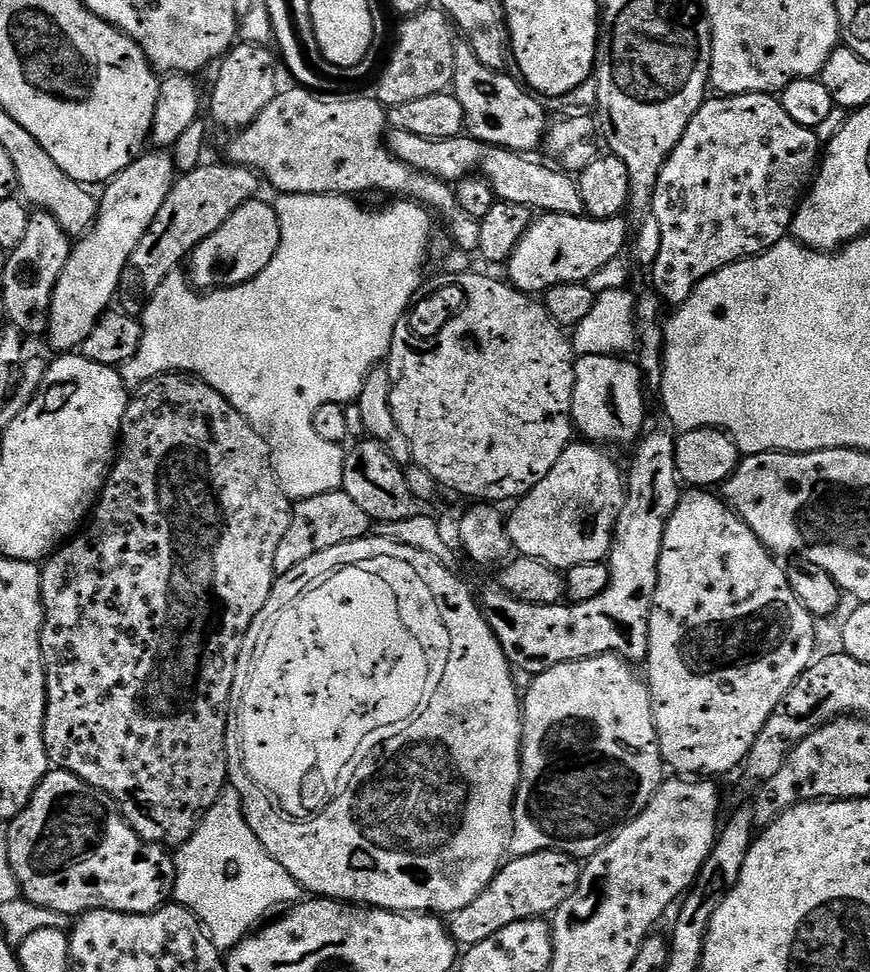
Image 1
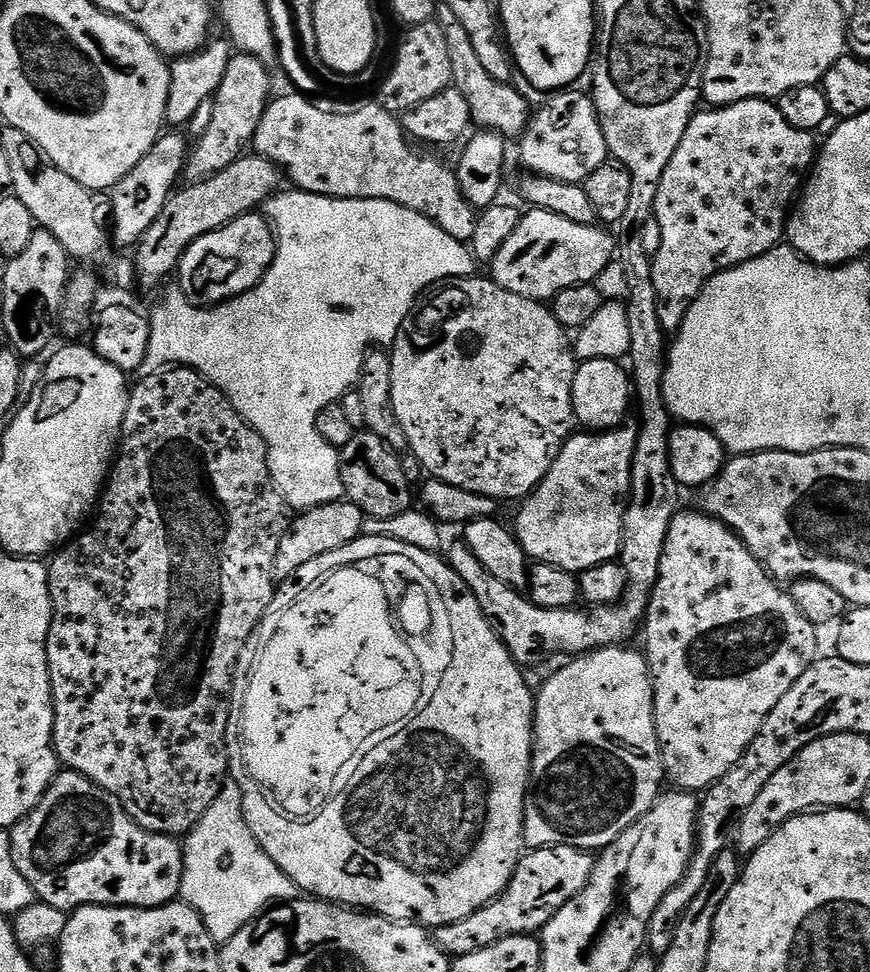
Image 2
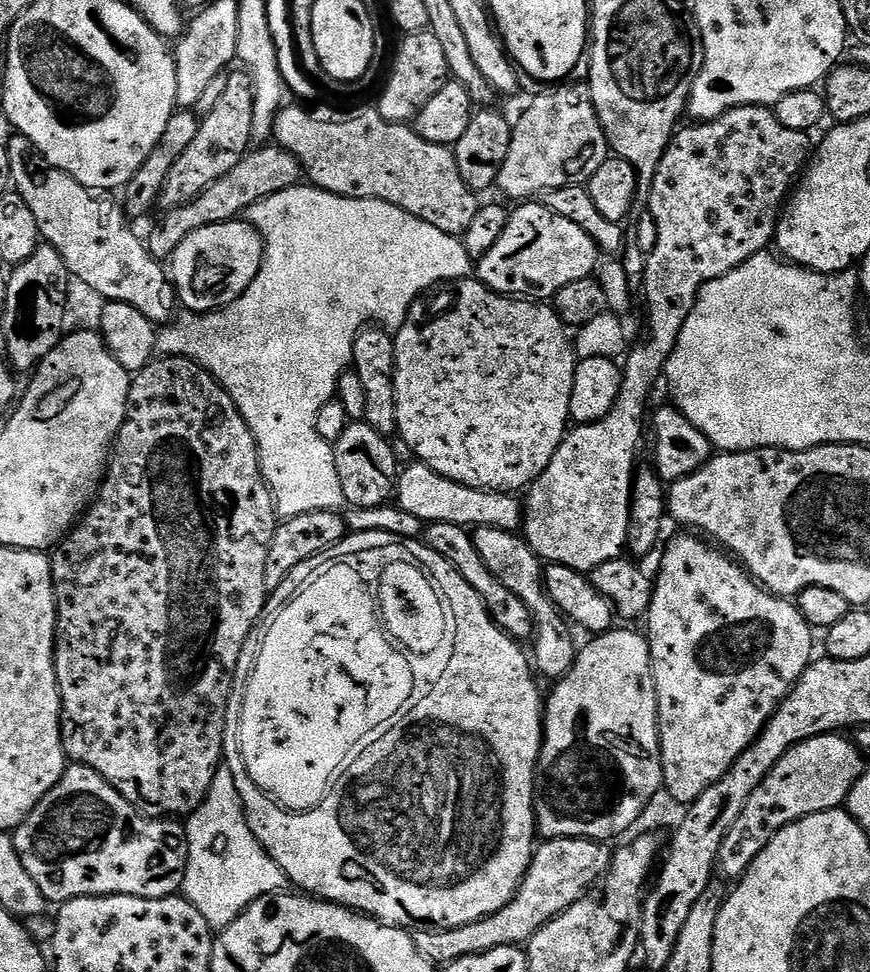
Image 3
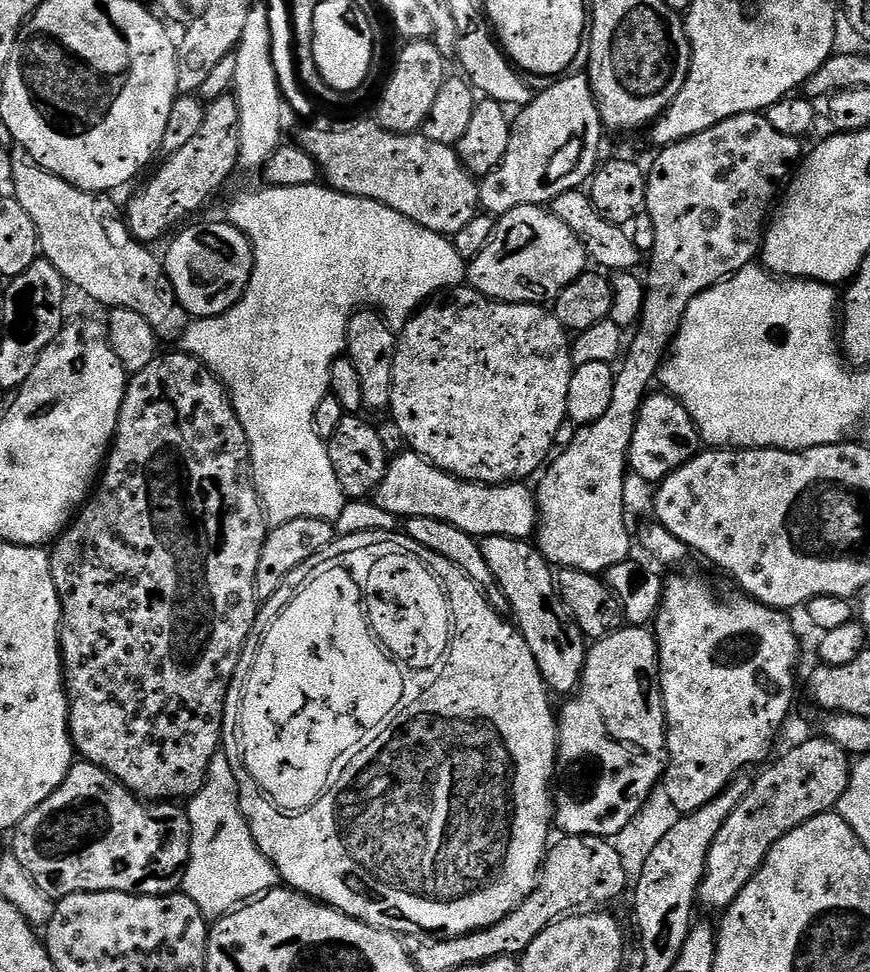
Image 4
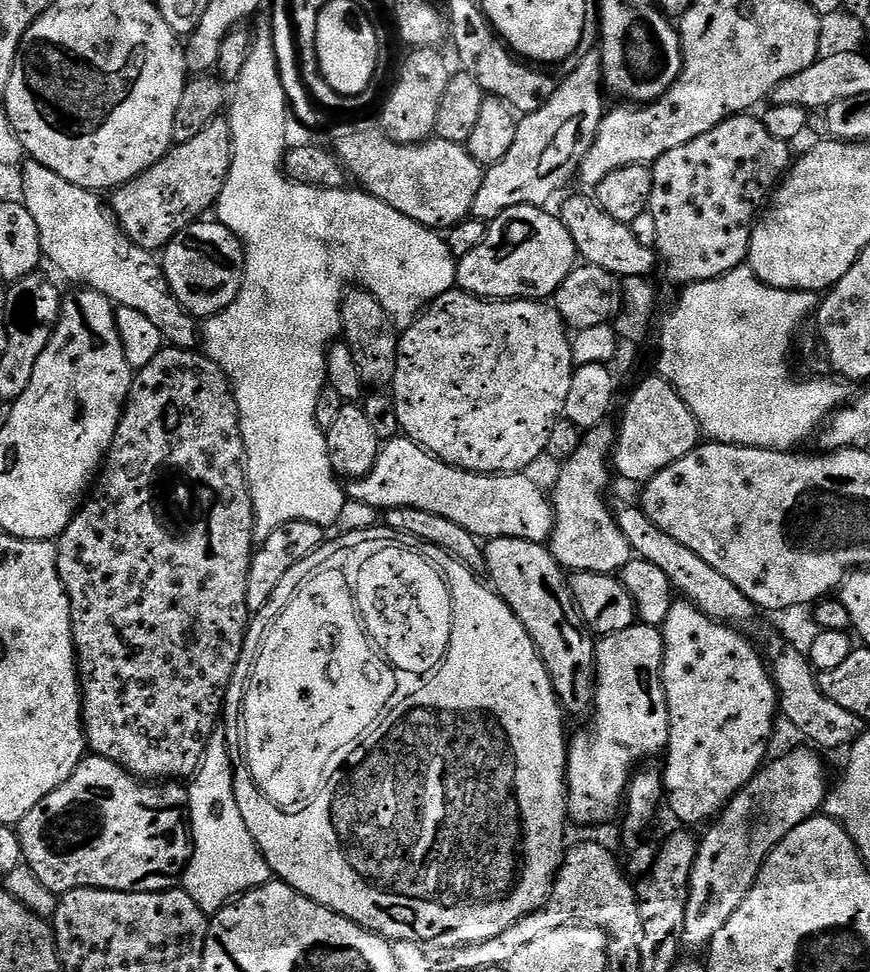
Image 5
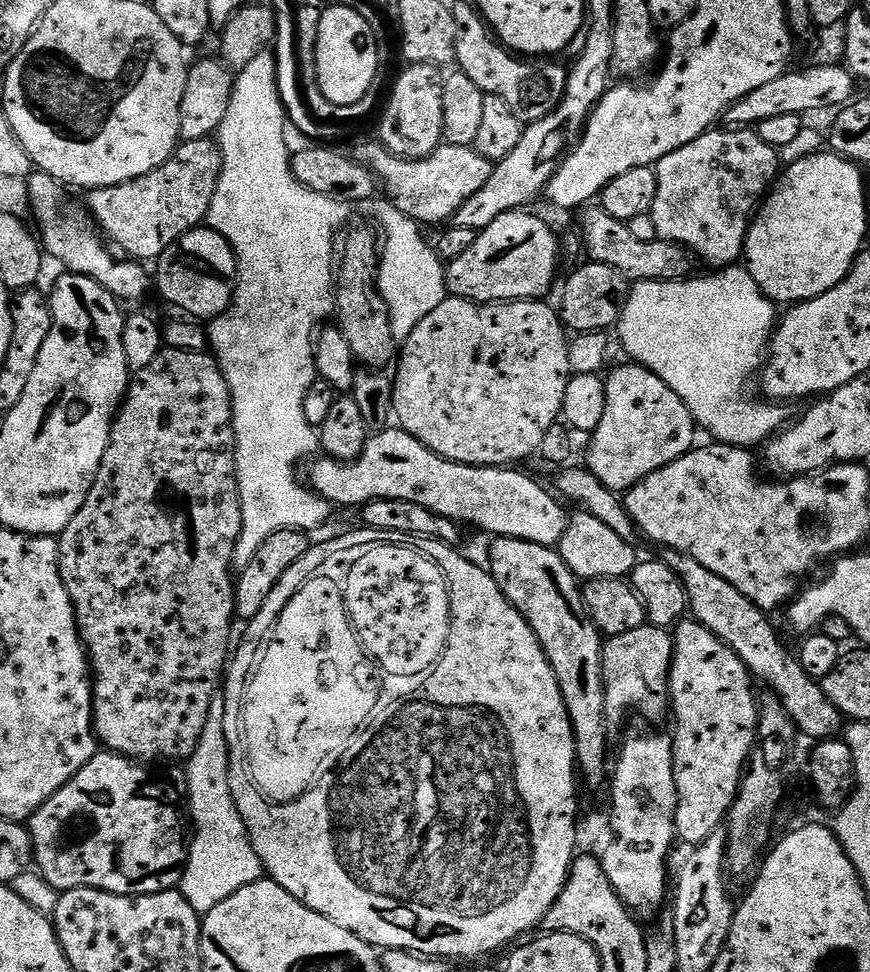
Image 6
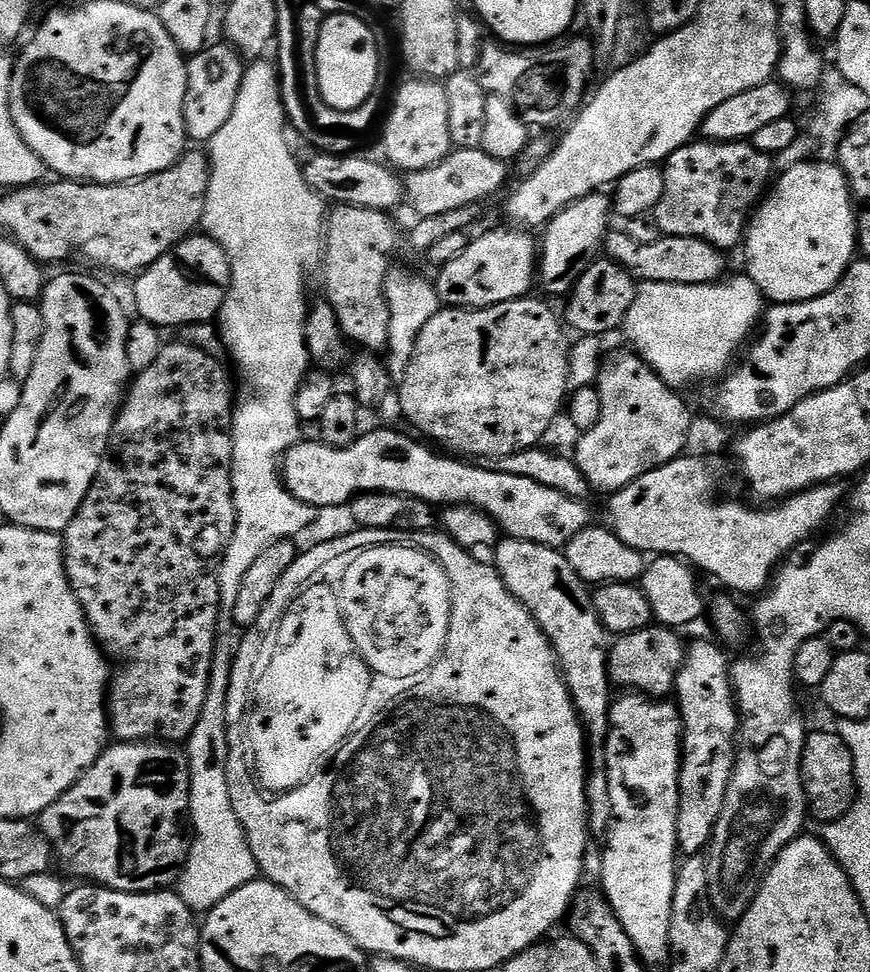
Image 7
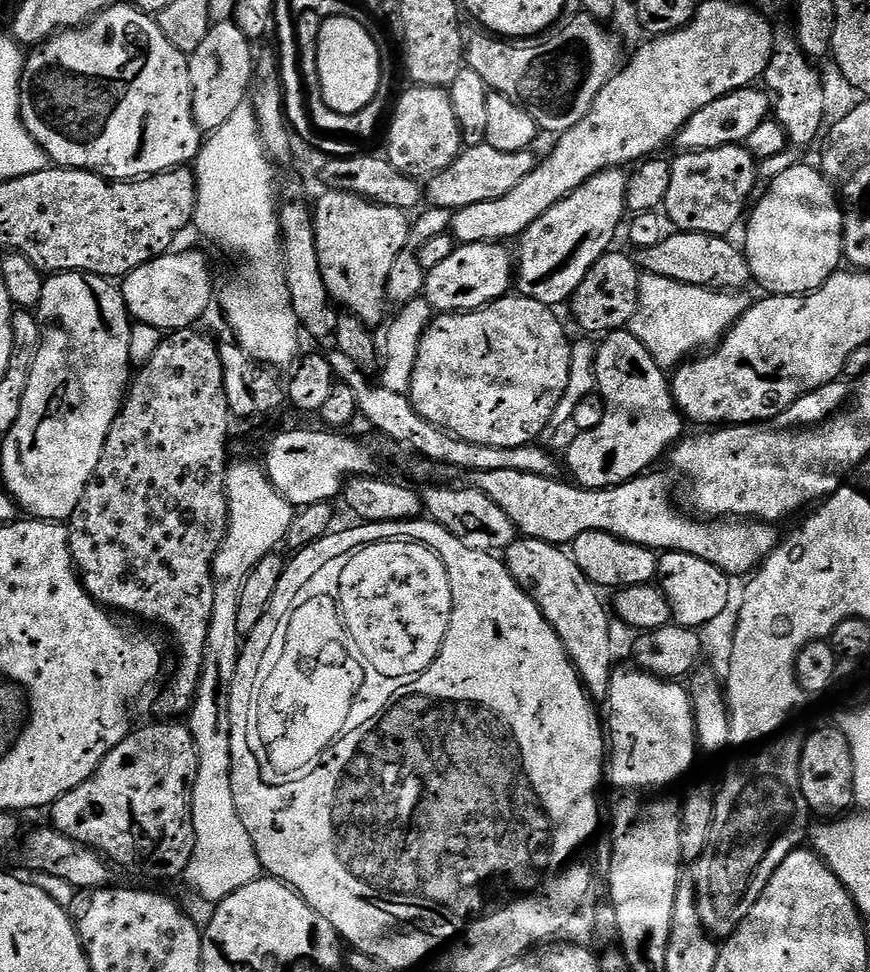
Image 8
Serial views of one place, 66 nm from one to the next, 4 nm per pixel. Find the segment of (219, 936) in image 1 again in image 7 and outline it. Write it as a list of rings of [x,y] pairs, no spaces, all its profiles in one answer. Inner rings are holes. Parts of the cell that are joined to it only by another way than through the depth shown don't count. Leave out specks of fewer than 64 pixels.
[[[224,614],[220,618],[219,635],[216,638],[216,653],[212,659],[210,670],[210,684],[206,690],[206,702],[202,706],[202,714],[198,718],[198,724],[186,741],[188,754],[188,769],[192,775],[192,811],[190,813],[190,828],[194,835],[191,837],[192,849],[188,851],[188,861],[183,872],[180,873],[178,891],[182,902],[190,906],[197,914],[207,913],[222,898],[234,894],[242,886],[246,886],[251,880],[257,879],[258,869],[256,859],[248,845],[246,834],[242,830],[242,822],[238,822],[238,814],[234,814],[234,806],[230,806],[230,790],[226,786],[226,766],[228,756],[228,732],[227,732],[227,691],[230,690],[232,672],[232,658],[234,655],[234,636],[231,632],[234,625],[231,615]]]

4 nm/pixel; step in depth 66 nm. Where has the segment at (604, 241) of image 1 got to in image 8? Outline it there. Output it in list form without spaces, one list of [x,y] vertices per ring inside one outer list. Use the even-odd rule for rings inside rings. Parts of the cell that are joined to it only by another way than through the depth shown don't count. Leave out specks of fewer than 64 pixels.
[[[503,243],[461,244],[424,277],[424,295],[428,307],[440,314],[473,312],[509,295],[514,284],[514,256]]]

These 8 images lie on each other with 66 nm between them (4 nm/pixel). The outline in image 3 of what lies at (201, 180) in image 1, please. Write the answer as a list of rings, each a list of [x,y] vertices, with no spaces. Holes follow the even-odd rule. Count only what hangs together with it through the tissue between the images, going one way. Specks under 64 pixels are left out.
[[[256,146],[245,152],[242,162],[230,170],[230,174],[218,178],[214,186],[210,186],[194,202],[181,208],[169,208],[164,217],[152,228],[152,233],[146,236],[148,253],[161,262],[167,261],[182,246],[185,238],[190,238],[194,230],[202,230],[202,226],[214,226],[227,220],[243,217],[249,208],[258,202],[270,198],[274,194],[282,194],[282,190],[297,187],[305,179],[304,167],[285,148],[271,146]]]

